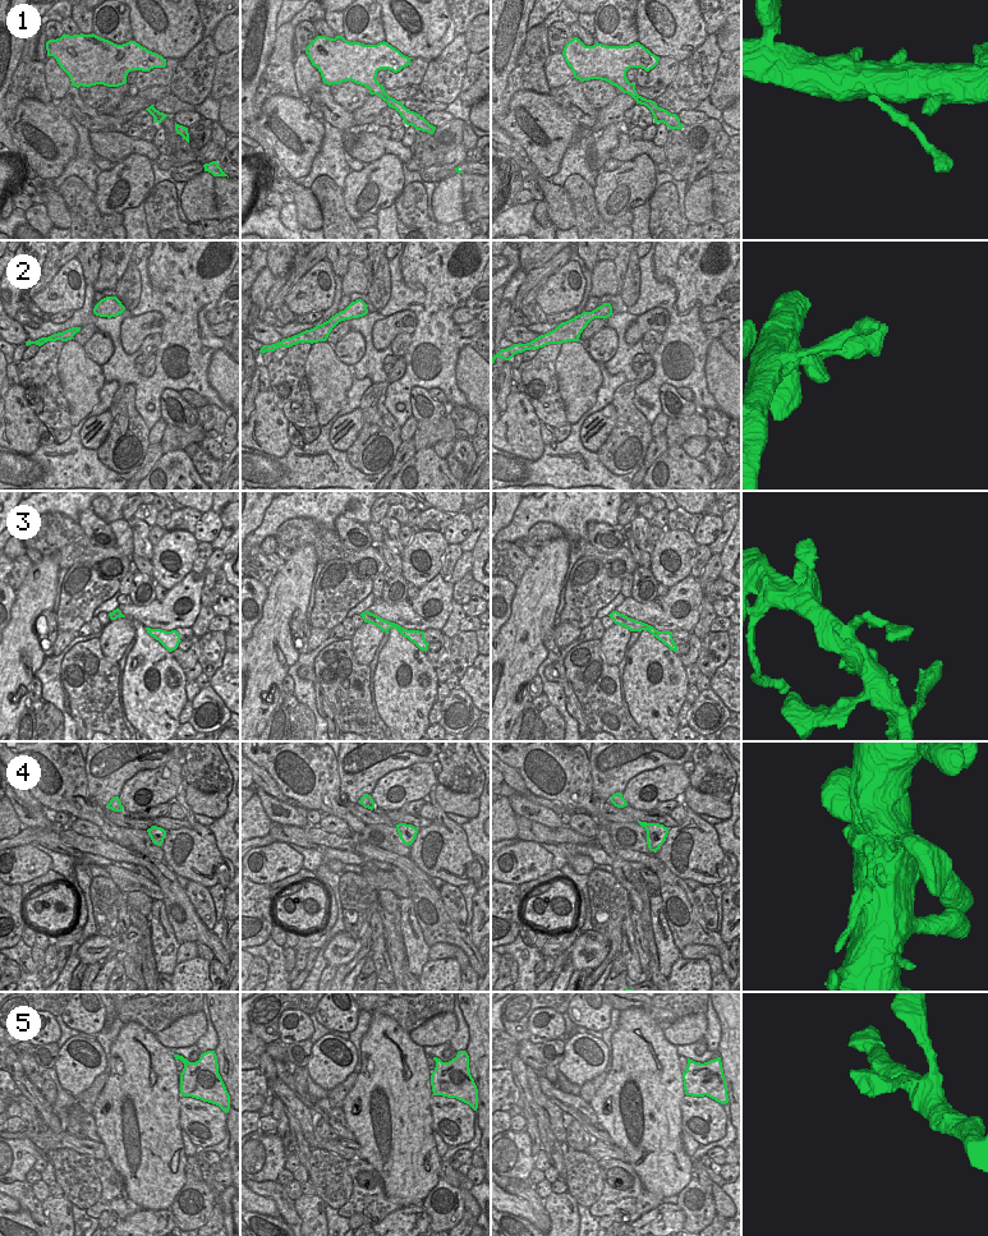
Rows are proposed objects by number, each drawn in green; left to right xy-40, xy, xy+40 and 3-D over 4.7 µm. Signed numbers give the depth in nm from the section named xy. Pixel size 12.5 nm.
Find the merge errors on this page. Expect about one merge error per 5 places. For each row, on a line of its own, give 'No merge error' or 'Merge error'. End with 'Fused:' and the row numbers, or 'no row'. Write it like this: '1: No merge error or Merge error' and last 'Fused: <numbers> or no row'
1: No merge error
2: No merge error
3: No merge error
4: Merge error
5: No merge error
Fused: 4

